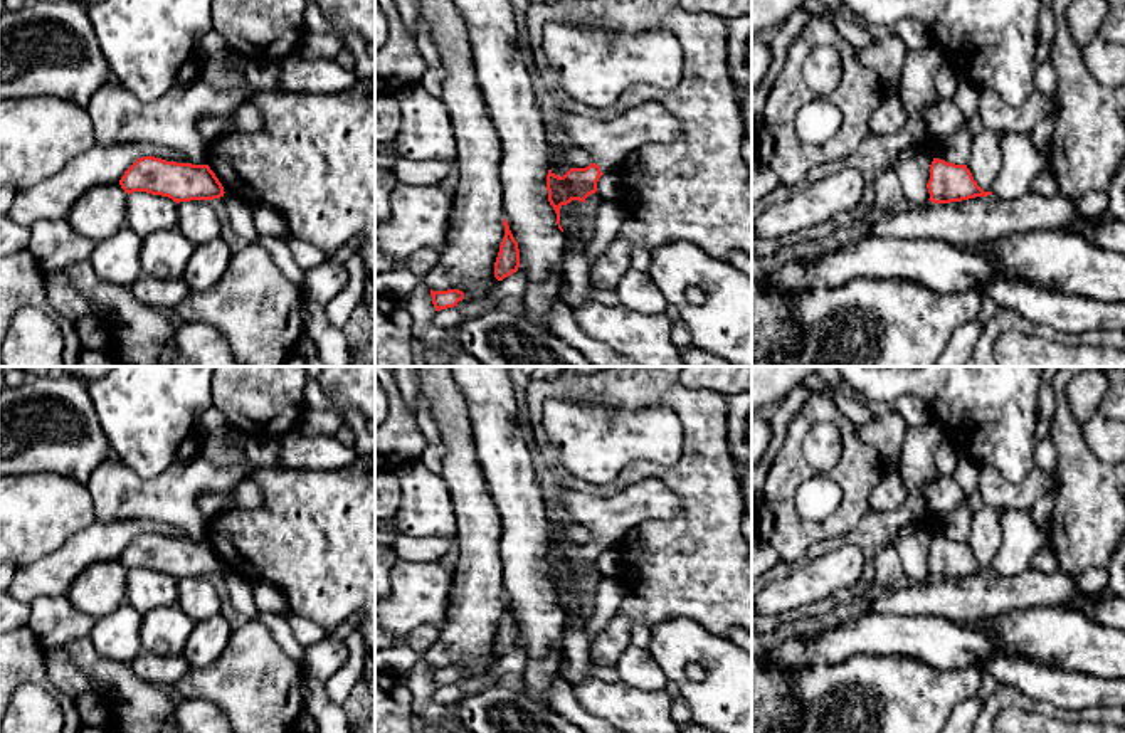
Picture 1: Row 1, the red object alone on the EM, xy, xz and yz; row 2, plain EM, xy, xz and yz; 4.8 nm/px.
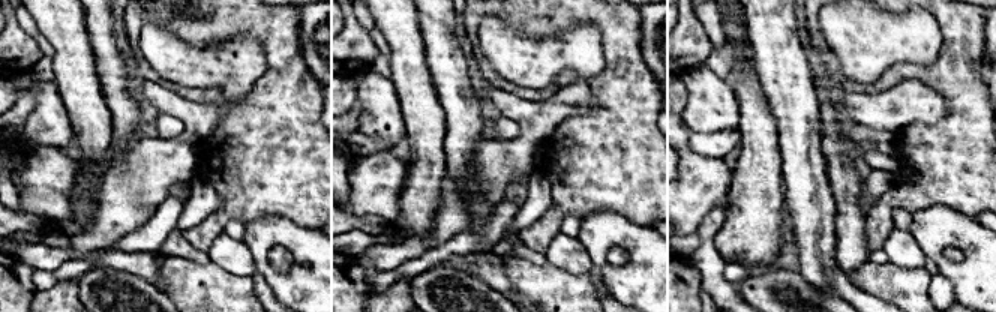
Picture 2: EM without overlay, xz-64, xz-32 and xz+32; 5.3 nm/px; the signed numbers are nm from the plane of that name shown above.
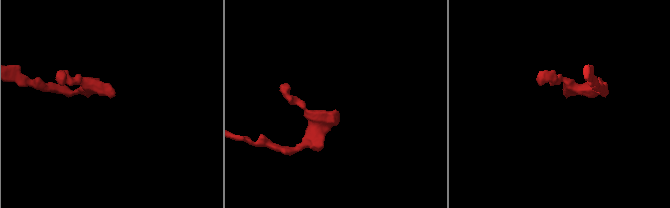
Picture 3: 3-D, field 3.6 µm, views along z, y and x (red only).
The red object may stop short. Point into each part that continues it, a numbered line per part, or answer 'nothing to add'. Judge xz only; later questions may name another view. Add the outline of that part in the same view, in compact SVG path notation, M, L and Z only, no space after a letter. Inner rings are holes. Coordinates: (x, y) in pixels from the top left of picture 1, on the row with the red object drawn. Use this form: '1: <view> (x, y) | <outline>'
1: xz (609, 142) | M659 101L639 103L612 119L553 108L552 113L563 140L587 150L602 173L644 145L673 143L681 134L681 123Z

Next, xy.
nothing to add

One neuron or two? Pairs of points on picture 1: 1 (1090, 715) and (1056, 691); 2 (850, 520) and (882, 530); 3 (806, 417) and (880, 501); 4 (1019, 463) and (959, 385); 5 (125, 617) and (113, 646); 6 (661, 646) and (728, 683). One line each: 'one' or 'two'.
1: two
2: two
3: two
4: one
5: one
6: one

